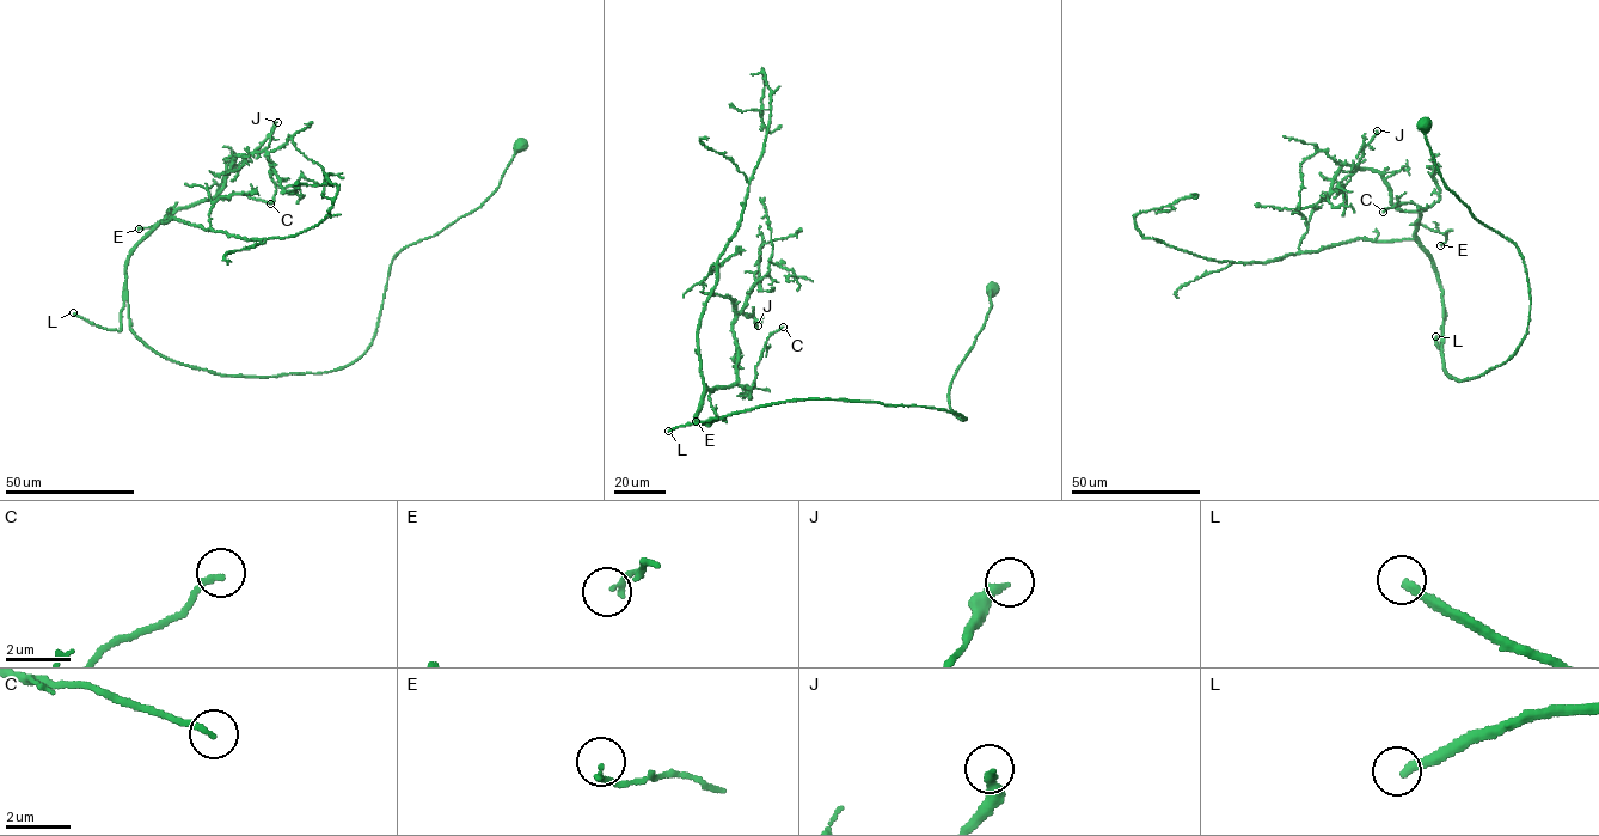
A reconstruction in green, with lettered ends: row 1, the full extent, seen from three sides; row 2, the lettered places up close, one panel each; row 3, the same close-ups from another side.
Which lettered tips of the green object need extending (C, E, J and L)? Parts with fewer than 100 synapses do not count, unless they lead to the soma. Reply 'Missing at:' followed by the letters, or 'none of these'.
Missing at: L

